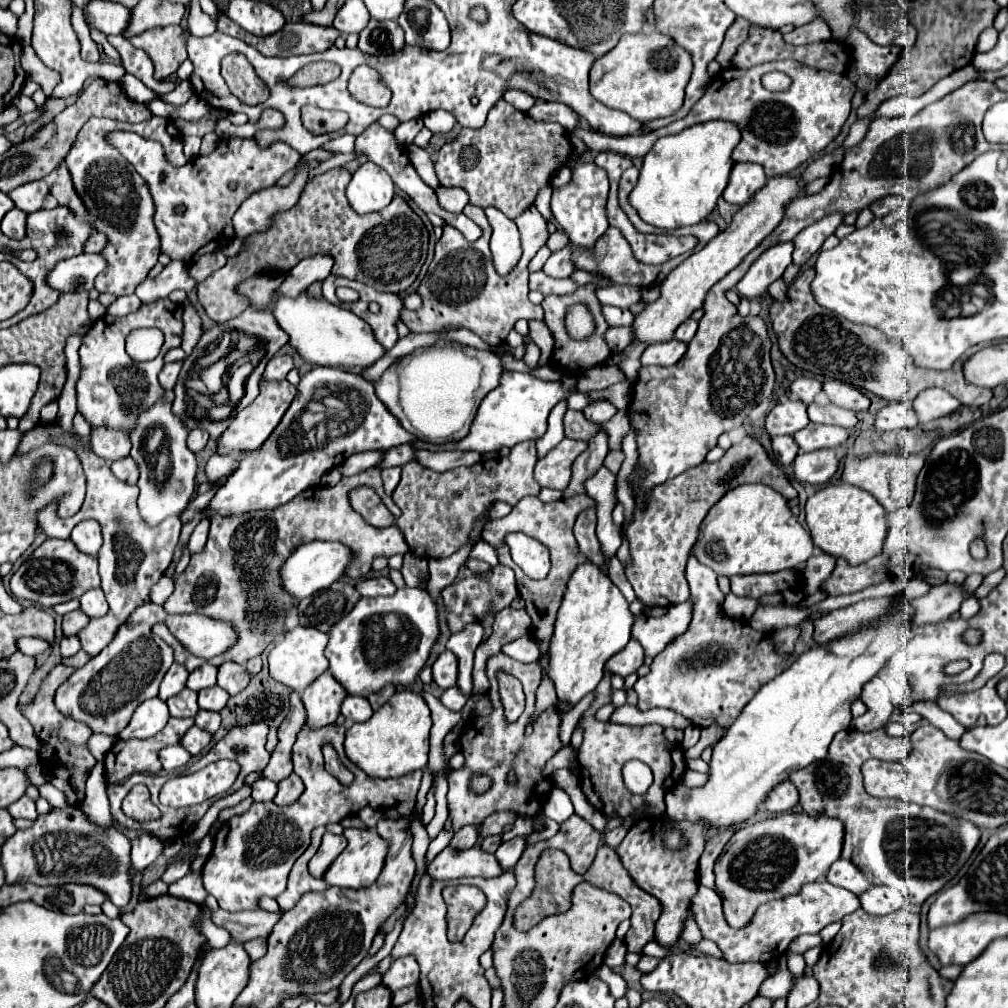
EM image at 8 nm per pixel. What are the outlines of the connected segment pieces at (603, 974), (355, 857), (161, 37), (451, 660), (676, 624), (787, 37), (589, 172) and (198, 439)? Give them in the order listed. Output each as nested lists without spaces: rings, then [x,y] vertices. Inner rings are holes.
[[[603,964],[595,974],[597,974],[597,978],[601,978],[601,980],[609,986],[609,990],[611,990],[611,994],[613,994],[615,998],[625,996],[625,990],[627,990],[625,980],[623,980],[617,972],[613,972],[609,966],[605,966],[605,964]]]
[[[347,828],[345,836],[349,840],[347,848],[337,856],[337,860],[331,864],[331,868],[325,874],[325,882],[329,886],[341,886],[341,888],[367,888],[377,882],[385,858],[389,852],[389,842],[383,840],[375,830],[357,830],[357,828]]]
[[[165,26],[151,28],[141,32],[139,36],[133,36],[131,44],[149,54],[155,64],[155,78],[165,80],[167,76],[177,72],[183,60],[187,60],[185,38],[187,34],[181,34],[179,26]]]
[[[445,650],[437,656],[437,660],[433,662],[433,680],[443,690],[457,684],[457,656],[453,656],[453,652]]]
[[[683,602],[661,618],[637,618],[633,624],[631,636],[643,646],[647,656],[657,656],[675,636],[683,634],[691,620],[691,604]]]
[[[815,20],[813,24],[805,24],[801,28],[795,28],[787,34],[783,34],[783,40],[787,44],[793,44],[793,46],[801,46],[801,44],[813,44],[813,42],[825,42],[829,40],[829,30],[825,30],[827,26],[821,24],[821,20]]]
[[[571,162],[571,180],[561,186],[553,188],[551,196],[551,210],[557,224],[567,232],[573,244],[591,248],[595,240],[609,228],[605,220],[605,200],[609,196],[609,178],[605,176],[603,168],[597,168],[595,162]]]
[[[195,428],[195,430],[191,430],[191,432],[189,432],[187,446],[189,446],[189,450],[191,450],[191,452],[195,452],[195,454],[197,454],[197,452],[201,452],[201,450],[205,448],[207,440],[209,440],[209,434],[207,434],[205,430]]]

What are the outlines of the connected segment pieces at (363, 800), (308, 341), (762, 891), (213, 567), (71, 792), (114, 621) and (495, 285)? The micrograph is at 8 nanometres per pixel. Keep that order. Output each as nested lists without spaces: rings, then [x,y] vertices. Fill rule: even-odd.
[[[335,724],[317,730],[303,728],[293,744],[293,772],[305,784],[305,792],[299,796],[299,800],[291,806],[275,806],[273,802],[253,802],[253,806],[245,814],[231,818],[217,830],[213,852],[203,864],[201,876],[205,890],[217,898],[223,910],[227,912],[259,910],[259,898],[263,896],[277,898],[287,886],[287,876],[293,862],[309,846],[309,836],[313,828],[339,822],[345,816],[357,814],[357,810],[361,810],[363,806],[383,810],[393,808],[401,802],[415,800],[421,786],[421,774],[423,774],[421,770],[389,780],[365,776],[363,770],[359,770],[345,758],[343,738],[345,728]],[[325,744],[331,744],[337,750],[343,766],[353,770],[355,780],[351,786],[341,786],[337,778],[325,772],[321,752]]]
[[[301,294],[299,298],[279,298],[273,310],[279,326],[289,334],[289,344],[313,366],[335,366],[335,368],[367,368],[385,356],[385,348],[377,342],[373,330],[365,320],[353,312],[329,304],[327,300],[315,300]]]
[[[779,814],[771,820],[763,820],[751,826],[739,828],[729,842],[725,844],[725,850],[715,862],[715,886],[723,900],[723,912],[725,920],[733,928],[741,928],[749,924],[751,916],[755,914],[755,908],[759,904],[765,904],[769,900],[785,898],[789,894],[797,894],[803,884],[815,882],[819,876],[827,874],[829,866],[841,856],[843,848],[843,824],[837,818],[827,816],[807,816],[807,814]]]
[[[369,468],[357,476],[341,478],[333,488],[317,486],[295,496],[285,508],[257,510],[241,516],[221,518],[213,516],[209,540],[201,554],[193,554],[187,570],[175,578],[175,590],[163,604],[169,614],[205,614],[217,620],[225,620],[237,628],[237,644],[229,652],[207,660],[213,666],[221,666],[231,660],[245,664],[247,660],[263,654],[263,650],[275,642],[285,632],[285,618],[295,608],[295,602],[285,588],[281,588],[281,564],[291,556],[295,548],[311,540],[339,540],[355,552],[355,560],[349,564],[347,572],[353,572],[353,578],[365,578],[371,572],[371,564],[379,556],[393,556],[409,552],[403,532],[391,524],[389,528],[377,528],[367,524],[361,514],[357,514],[349,500],[347,492],[355,486],[371,486],[377,494],[383,494],[383,504],[389,512],[399,518],[401,510],[385,494],[381,474],[377,468]]]
[[[59,666],[59,668],[53,668],[53,672],[49,672],[49,676],[43,680],[43,686],[41,686],[41,692],[37,694],[35,702],[25,706],[23,708],[23,714],[25,718],[33,724],[35,728],[35,734],[41,738],[43,742],[43,750],[39,752],[41,760],[43,762],[49,762],[53,764],[51,770],[47,772],[47,780],[57,786],[61,792],[65,792],[65,796],[69,798],[69,804],[77,806],[83,802],[85,798],[85,780],[91,772],[91,768],[97,764],[97,760],[91,756],[91,752],[85,748],[85,742],[87,738],[91,736],[91,730],[81,724],[81,722],[75,722],[67,716],[63,716],[55,704],[53,704],[53,696],[55,696],[55,690],[61,682],[65,682],[69,676],[73,674],[73,668],[69,666]]]
[[[75,414],[73,418],[73,432],[66,432],[59,424],[38,424],[29,432],[23,434],[15,454],[17,456],[25,456],[27,452],[41,448],[47,442],[53,444],[61,444],[61,446],[69,446],[73,448],[73,452],[77,452],[85,476],[87,476],[87,496],[85,502],[81,506],[81,510],[71,516],[71,518],[57,518],[57,508],[59,508],[59,500],[53,500],[51,504],[47,504],[38,514],[37,524],[39,528],[53,538],[67,538],[71,534],[71,530],[85,518],[95,518],[101,524],[103,530],[103,546],[99,552],[99,574],[101,574],[101,588],[105,592],[105,598],[109,602],[109,612],[103,618],[95,618],[91,620],[77,636],[83,644],[83,650],[91,656],[99,654],[117,634],[117,628],[129,618],[129,614],[133,614],[133,610],[145,602],[149,602],[149,592],[151,586],[155,582],[159,582],[159,578],[165,574],[165,570],[169,568],[171,560],[173,560],[173,552],[175,552],[175,544],[179,540],[179,518],[167,518],[161,526],[147,526],[139,512],[137,512],[137,494],[139,488],[125,484],[121,480],[117,480],[111,470],[109,470],[109,462],[99,458],[89,444],[89,432],[91,426],[79,416]]]
[[[467,204],[463,210],[465,216],[469,216],[479,228],[481,228],[481,240],[467,242],[459,230],[445,224],[443,236],[435,246],[435,258],[429,264],[427,276],[423,278],[419,286],[419,296],[423,298],[423,306],[415,312],[403,310],[401,320],[411,332],[439,332],[443,328],[467,328],[475,332],[481,340],[485,340],[489,346],[499,346],[505,342],[507,334],[511,332],[513,324],[519,318],[525,320],[543,320],[543,308],[529,302],[527,290],[529,290],[529,262],[547,244],[549,232],[547,224],[537,212],[537,208],[529,208],[523,214],[515,218],[515,224],[521,234],[521,260],[517,262],[517,268],[509,272],[509,276],[497,276],[497,270],[493,268],[493,258],[489,250],[489,224],[485,218],[485,212],[477,206]],[[455,296],[471,296],[463,302],[455,302]]]

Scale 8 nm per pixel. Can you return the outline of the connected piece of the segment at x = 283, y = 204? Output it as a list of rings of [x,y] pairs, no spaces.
[[[291,184],[287,188],[263,188],[253,192],[235,212],[232,218],[235,236],[239,238],[261,232],[267,228],[271,216],[283,208],[295,206],[301,192],[301,184]]]

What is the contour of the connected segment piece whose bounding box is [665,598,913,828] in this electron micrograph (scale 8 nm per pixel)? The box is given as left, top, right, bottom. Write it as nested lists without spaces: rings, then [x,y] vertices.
[[[901,598],[897,608],[891,612],[887,620],[881,620],[875,628],[865,628],[855,632],[853,636],[839,638],[821,648],[805,650],[785,672],[763,684],[753,700],[741,710],[741,716],[731,724],[725,736],[713,748],[713,756],[709,762],[707,782],[699,788],[687,788],[677,784],[665,794],[667,816],[673,822],[689,820],[701,822],[705,828],[729,828],[739,822],[747,822],[755,816],[761,802],[769,792],[785,782],[791,772],[809,766],[815,760],[823,760],[827,756],[829,744],[839,730],[849,728],[851,724],[851,702],[859,698],[861,688],[867,680],[871,680],[889,660],[889,656],[899,648],[899,642],[909,636],[909,618],[913,610],[907,598]]]

